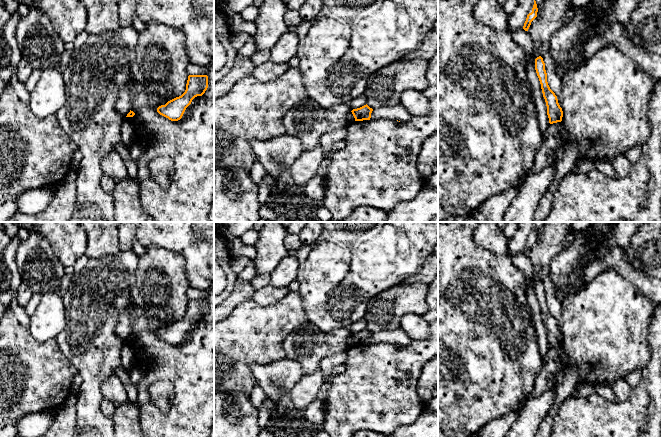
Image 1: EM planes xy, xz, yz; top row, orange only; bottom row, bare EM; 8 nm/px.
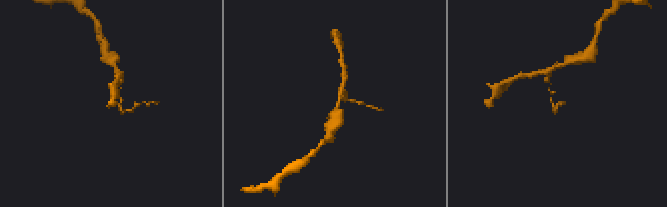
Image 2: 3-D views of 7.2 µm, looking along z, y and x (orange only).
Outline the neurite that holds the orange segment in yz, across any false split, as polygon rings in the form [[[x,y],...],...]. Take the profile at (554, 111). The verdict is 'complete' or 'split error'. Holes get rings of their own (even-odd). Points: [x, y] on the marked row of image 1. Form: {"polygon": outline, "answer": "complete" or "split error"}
{"polygon": [[[541,56],[535,59],[535,70],[541,84],[543,97],[546,102],[549,123],[553,124],[553,123],[561,122],[563,117],[563,111],[558,103],[557,96],[550,89],[548,85],[545,63]]], "answer": "complete"}

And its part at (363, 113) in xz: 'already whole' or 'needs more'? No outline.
already whole

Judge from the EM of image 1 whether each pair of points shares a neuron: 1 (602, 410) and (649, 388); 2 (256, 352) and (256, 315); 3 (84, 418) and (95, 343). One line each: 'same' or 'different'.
1: same
2: same
3: same

